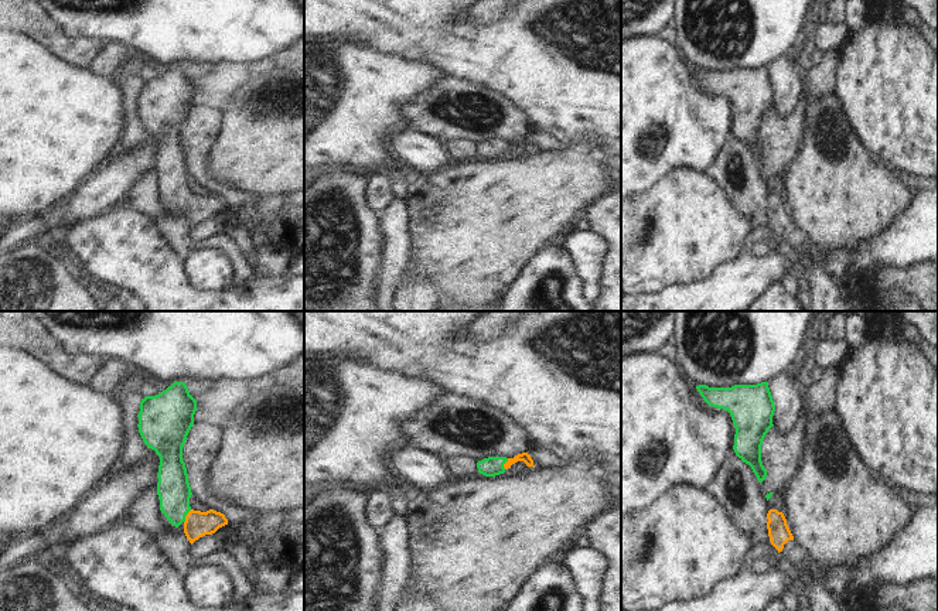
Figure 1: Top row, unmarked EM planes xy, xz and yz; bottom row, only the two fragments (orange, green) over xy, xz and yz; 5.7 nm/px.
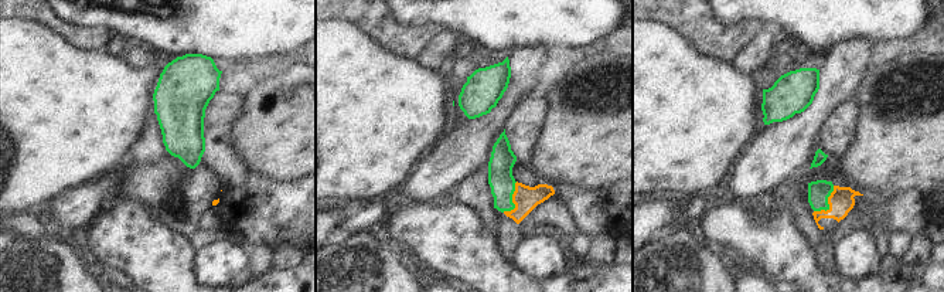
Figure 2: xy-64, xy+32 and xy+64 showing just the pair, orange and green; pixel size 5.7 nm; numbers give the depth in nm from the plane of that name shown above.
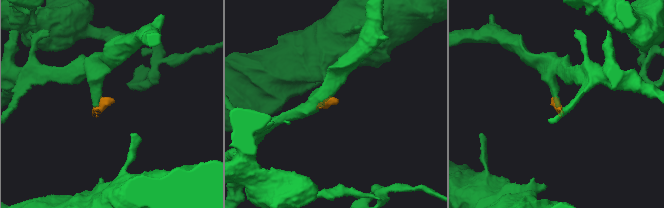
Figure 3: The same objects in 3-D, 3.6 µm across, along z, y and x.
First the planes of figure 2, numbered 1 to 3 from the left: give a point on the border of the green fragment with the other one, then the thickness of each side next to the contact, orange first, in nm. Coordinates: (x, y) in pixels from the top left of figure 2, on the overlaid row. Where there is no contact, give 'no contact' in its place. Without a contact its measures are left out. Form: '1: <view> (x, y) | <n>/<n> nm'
1: no contact
2: xy+32 (513, 200) | 140/140 nm
3: xy+64 (828, 203) | 150/130 nm

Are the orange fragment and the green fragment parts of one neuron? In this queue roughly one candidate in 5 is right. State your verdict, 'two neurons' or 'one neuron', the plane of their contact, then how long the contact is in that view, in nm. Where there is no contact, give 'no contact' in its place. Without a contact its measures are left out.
one neuron; contact in xy; length 90 nm

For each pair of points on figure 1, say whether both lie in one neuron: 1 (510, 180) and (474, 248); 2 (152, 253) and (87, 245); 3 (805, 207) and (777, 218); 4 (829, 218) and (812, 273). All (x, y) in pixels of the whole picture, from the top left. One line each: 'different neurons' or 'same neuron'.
1: same neuron
2: same neuron
3: different neurons
4: different neurons

